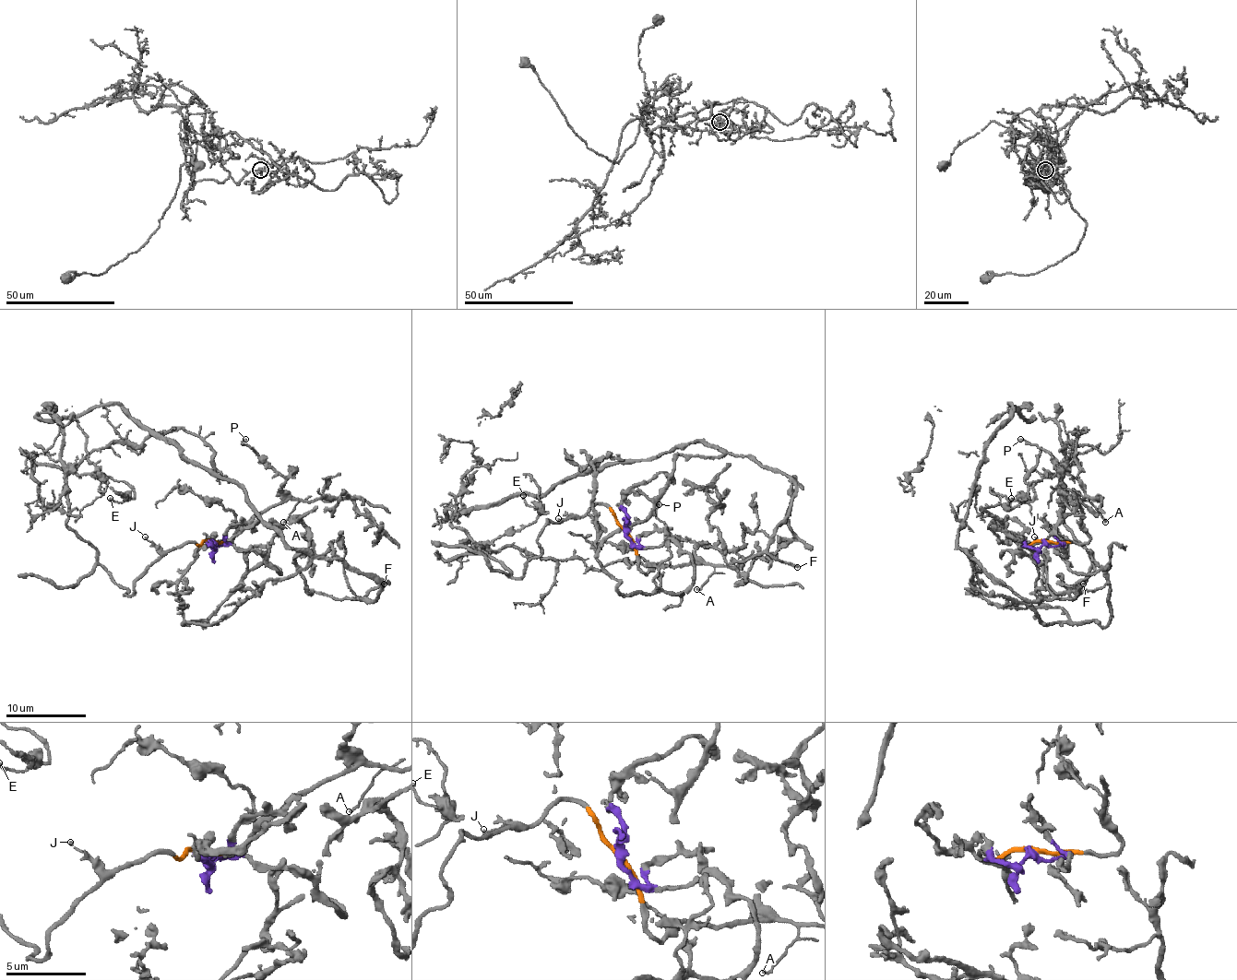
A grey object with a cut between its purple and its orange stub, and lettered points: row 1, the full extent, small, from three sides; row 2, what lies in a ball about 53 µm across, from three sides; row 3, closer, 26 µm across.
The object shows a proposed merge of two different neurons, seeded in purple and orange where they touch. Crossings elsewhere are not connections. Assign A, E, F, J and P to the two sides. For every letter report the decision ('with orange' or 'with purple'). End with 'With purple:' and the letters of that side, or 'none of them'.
A: with orange
E: with orange
F: with purple
J: with orange
P: with orange
With purple: F

